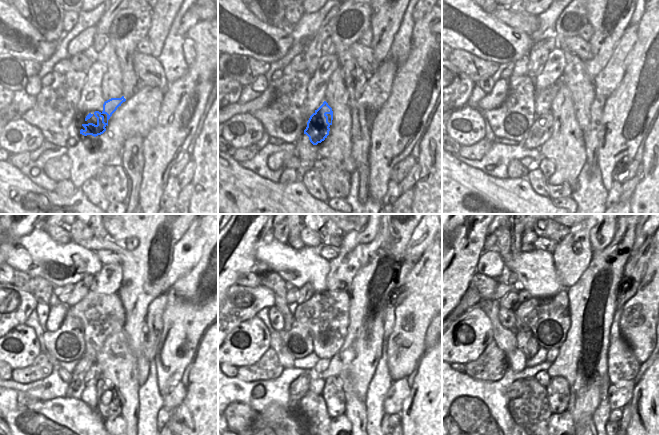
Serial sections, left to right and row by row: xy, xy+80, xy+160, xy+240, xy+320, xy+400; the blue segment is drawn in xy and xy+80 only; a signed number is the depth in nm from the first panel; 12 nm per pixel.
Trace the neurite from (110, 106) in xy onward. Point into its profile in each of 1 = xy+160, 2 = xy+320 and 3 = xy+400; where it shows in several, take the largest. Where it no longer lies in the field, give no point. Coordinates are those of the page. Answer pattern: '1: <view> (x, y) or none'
1: xy+160 (540, 131)
2: xy+320 (299, 387)
3: xy+400 (517, 388)

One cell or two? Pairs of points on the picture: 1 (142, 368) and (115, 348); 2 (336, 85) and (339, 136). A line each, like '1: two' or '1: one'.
1: two
2: one

